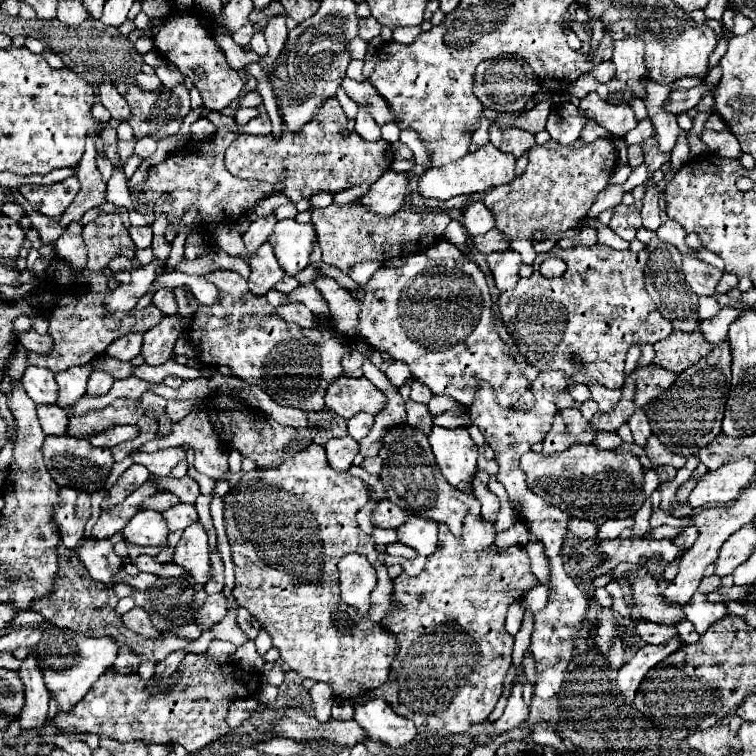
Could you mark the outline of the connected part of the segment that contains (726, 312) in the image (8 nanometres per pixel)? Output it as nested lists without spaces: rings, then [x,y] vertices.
[[[723,307],[715,317],[701,321],[703,335],[709,339],[711,345],[717,345],[717,343],[721,343],[721,341],[727,337],[729,325],[731,325],[735,319],[737,319],[737,311],[735,311],[733,307]]]

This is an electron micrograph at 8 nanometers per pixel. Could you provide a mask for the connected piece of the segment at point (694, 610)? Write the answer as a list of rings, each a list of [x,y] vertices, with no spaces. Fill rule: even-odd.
[[[699,591],[693,595],[691,603],[687,603],[683,607],[683,611],[685,611],[685,619],[689,619],[693,623],[695,631],[699,635],[703,635],[709,625],[713,625],[717,619],[721,619],[729,613],[723,603],[709,603],[707,597]]]

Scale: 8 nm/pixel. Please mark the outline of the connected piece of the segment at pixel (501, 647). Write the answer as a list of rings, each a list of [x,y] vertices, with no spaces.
[[[467,515],[461,539],[441,523],[437,549],[427,557],[423,571],[417,577],[407,577],[403,573],[395,579],[393,601],[397,609],[387,613],[381,625],[397,637],[397,653],[391,663],[389,681],[383,685],[383,693],[387,695],[381,695],[379,687],[371,691],[367,699],[385,699],[397,715],[413,719],[419,731],[463,735],[469,727],[483,723],[501,697],[513,651],[513,637],[505,631],[507,607],[513,601],[521,601],[525,593],[537,585],[537,577],[531,573],[525,547],[513,545],[503,553],[493,553],[493,539],[495,525],[475,515]]]

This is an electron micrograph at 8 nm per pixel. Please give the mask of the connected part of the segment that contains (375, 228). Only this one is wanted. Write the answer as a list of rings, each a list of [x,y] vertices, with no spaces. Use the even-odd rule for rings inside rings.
[[[355,203],[347,205],[329,205],[325,209],[313,209],[313,225],[317,231],[317,239],[323,251],[323,263],[339,267],[343,273],[361,261],[361,259],[391,259],[405,257],[409,253],[421,253],[429,245],[433,245],[443,233],[447,223],[451,221],[445,213],[397,211],[395,215],[381,217],[357,207]]]

